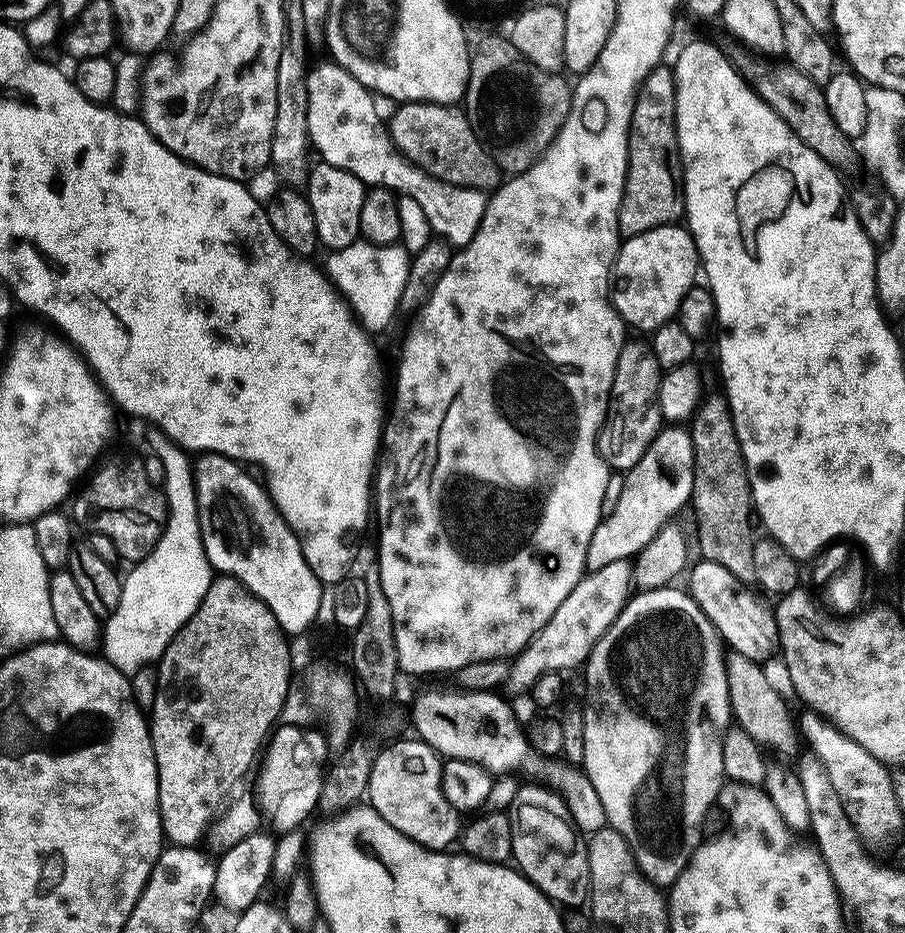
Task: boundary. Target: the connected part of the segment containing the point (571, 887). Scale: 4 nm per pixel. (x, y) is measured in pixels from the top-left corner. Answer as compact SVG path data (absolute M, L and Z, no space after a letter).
M528 782L516 792L512 800L512 857L515 867L527 880L553 904L568 908L580 908L589 903L590 862L585 837L573 823L565 804L565 797L558 791L539 788L536 782Z

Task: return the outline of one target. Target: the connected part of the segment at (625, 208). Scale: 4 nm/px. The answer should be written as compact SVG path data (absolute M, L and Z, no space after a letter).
M666 64L652 68L637 91L628 128L627 178L619 206L619 230L623 237L673 225L683 217L683 165L676 140L675 92L673 71Z

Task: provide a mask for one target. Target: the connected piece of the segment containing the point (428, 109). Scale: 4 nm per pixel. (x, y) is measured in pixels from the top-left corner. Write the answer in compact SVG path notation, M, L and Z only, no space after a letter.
M404 102L392 116L388 128L392 131L395 151L434 178L447 184L473 188L488 194L500 187L502 173L496 159L484 147L479 135L459 107L446 104Z

